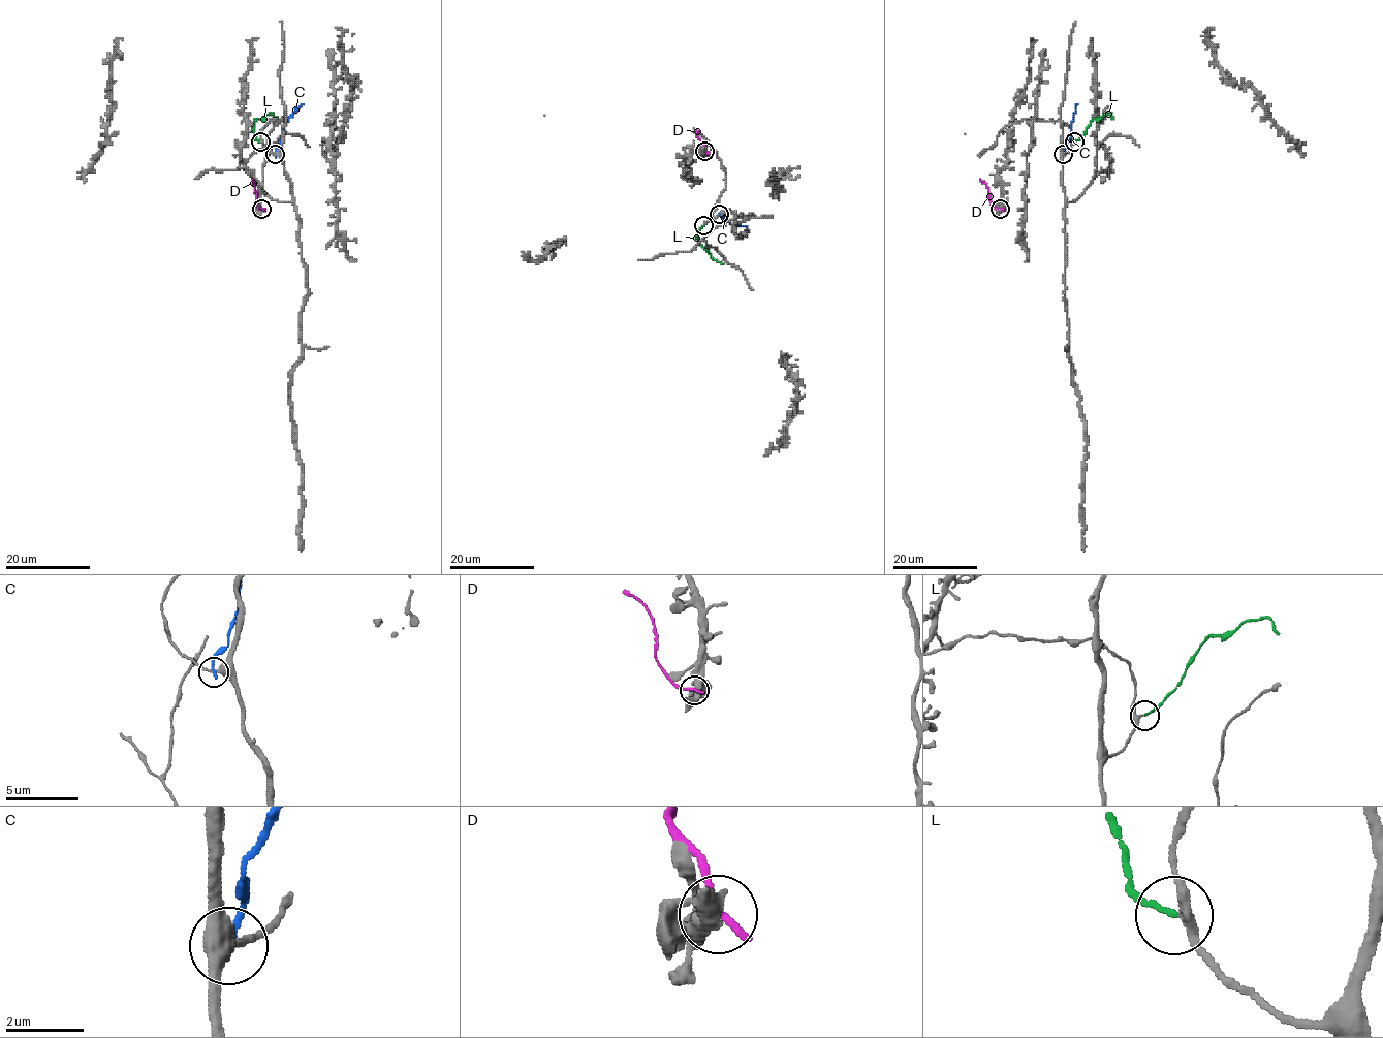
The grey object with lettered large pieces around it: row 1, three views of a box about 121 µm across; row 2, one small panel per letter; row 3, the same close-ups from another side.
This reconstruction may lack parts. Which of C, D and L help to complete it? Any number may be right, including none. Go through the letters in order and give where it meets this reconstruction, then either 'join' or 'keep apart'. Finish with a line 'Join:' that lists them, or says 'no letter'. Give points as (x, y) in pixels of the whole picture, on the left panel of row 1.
C: contact (275, 154); keep apart
D: contact (261, 209); keep apart
L: contact (260, 142); join
Join: L

